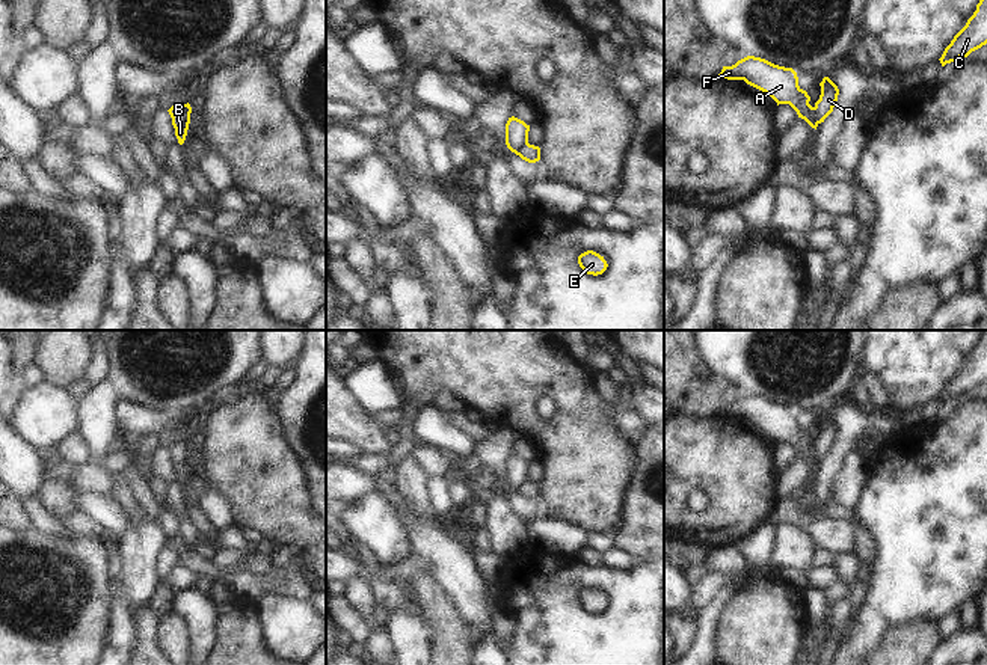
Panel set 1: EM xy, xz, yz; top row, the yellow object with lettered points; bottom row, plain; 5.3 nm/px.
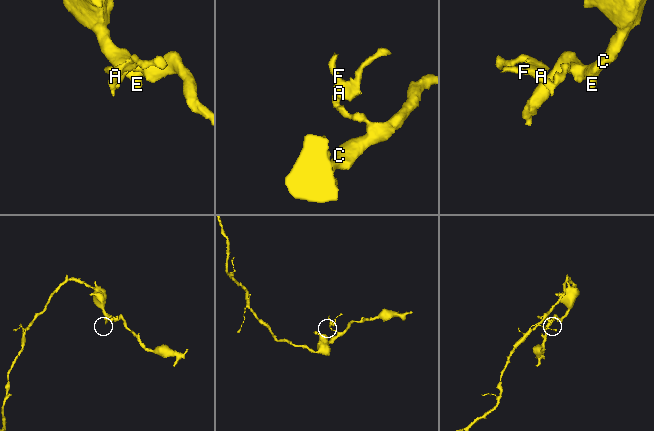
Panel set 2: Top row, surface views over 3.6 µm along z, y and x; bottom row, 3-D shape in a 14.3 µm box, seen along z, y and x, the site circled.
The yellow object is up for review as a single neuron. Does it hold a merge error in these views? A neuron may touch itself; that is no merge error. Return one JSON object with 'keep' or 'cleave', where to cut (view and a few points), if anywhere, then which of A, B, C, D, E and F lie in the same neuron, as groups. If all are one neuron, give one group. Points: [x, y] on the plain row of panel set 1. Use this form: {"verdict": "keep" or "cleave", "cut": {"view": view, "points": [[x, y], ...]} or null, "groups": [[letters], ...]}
{"verdict": "cleave", "cut": {"view": "yz", "points": [[814, 445], [818, 460]]}, "groups": [["A", "B", "F"], ["C", "D", "E"]]}

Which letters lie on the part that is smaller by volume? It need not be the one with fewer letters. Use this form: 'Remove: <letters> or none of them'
Remove: A, B, F.

